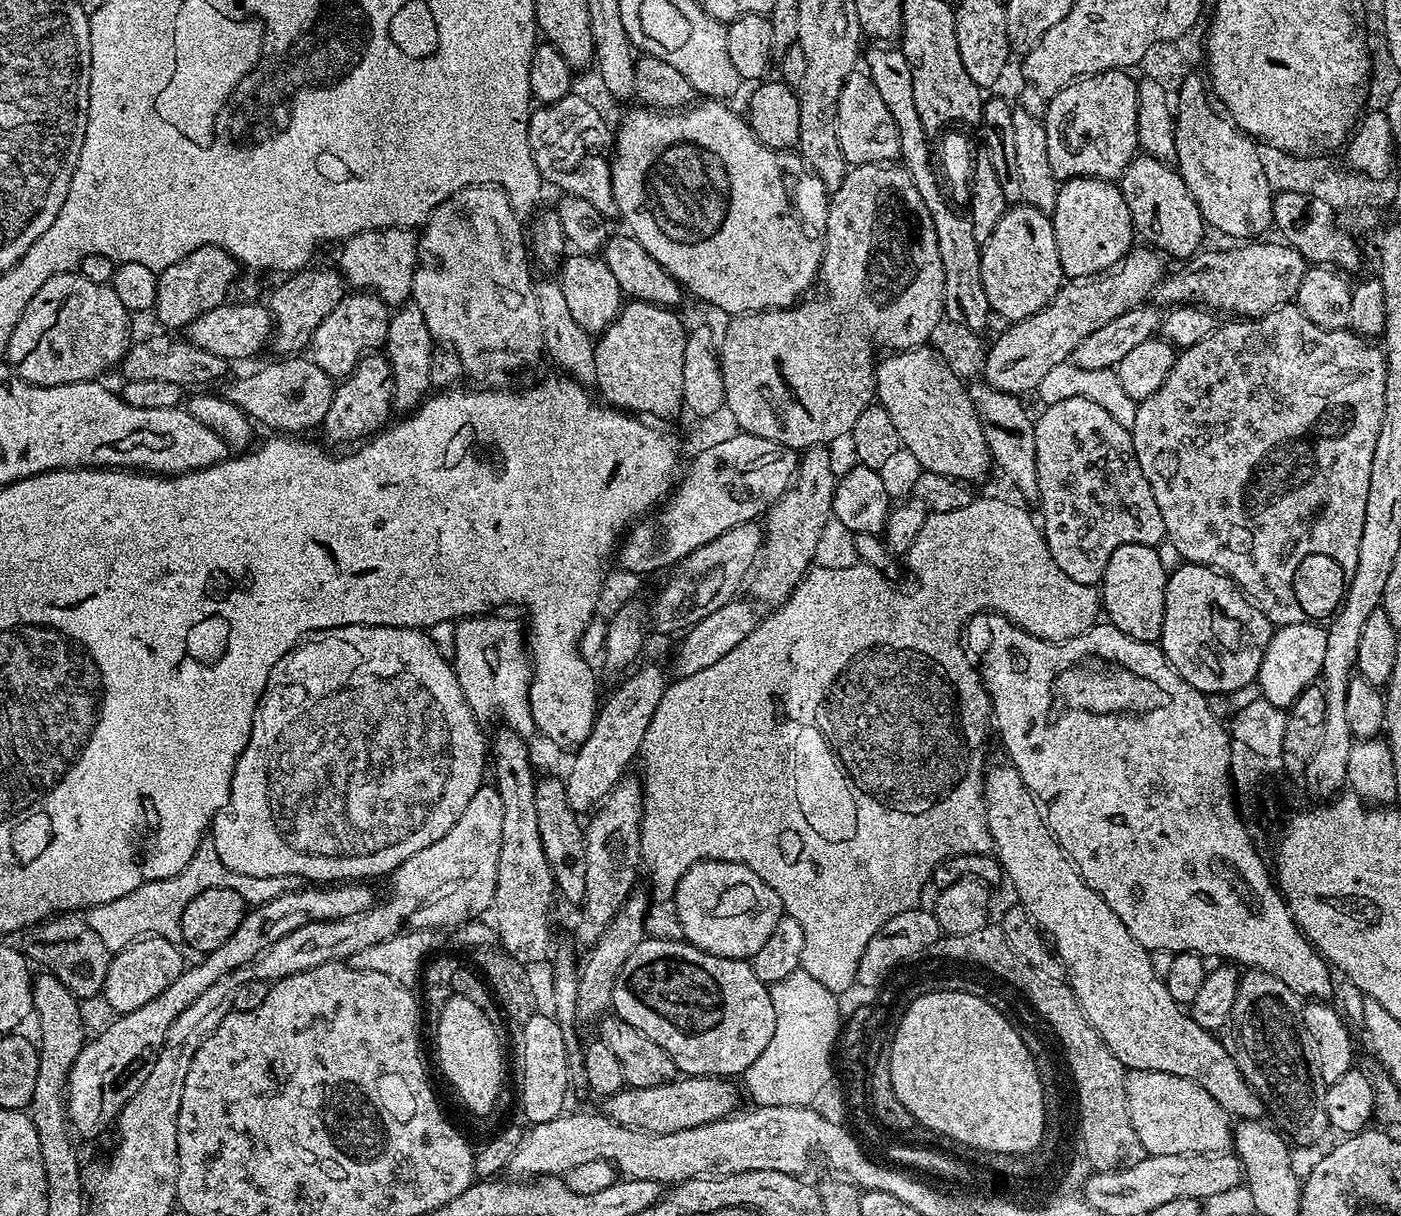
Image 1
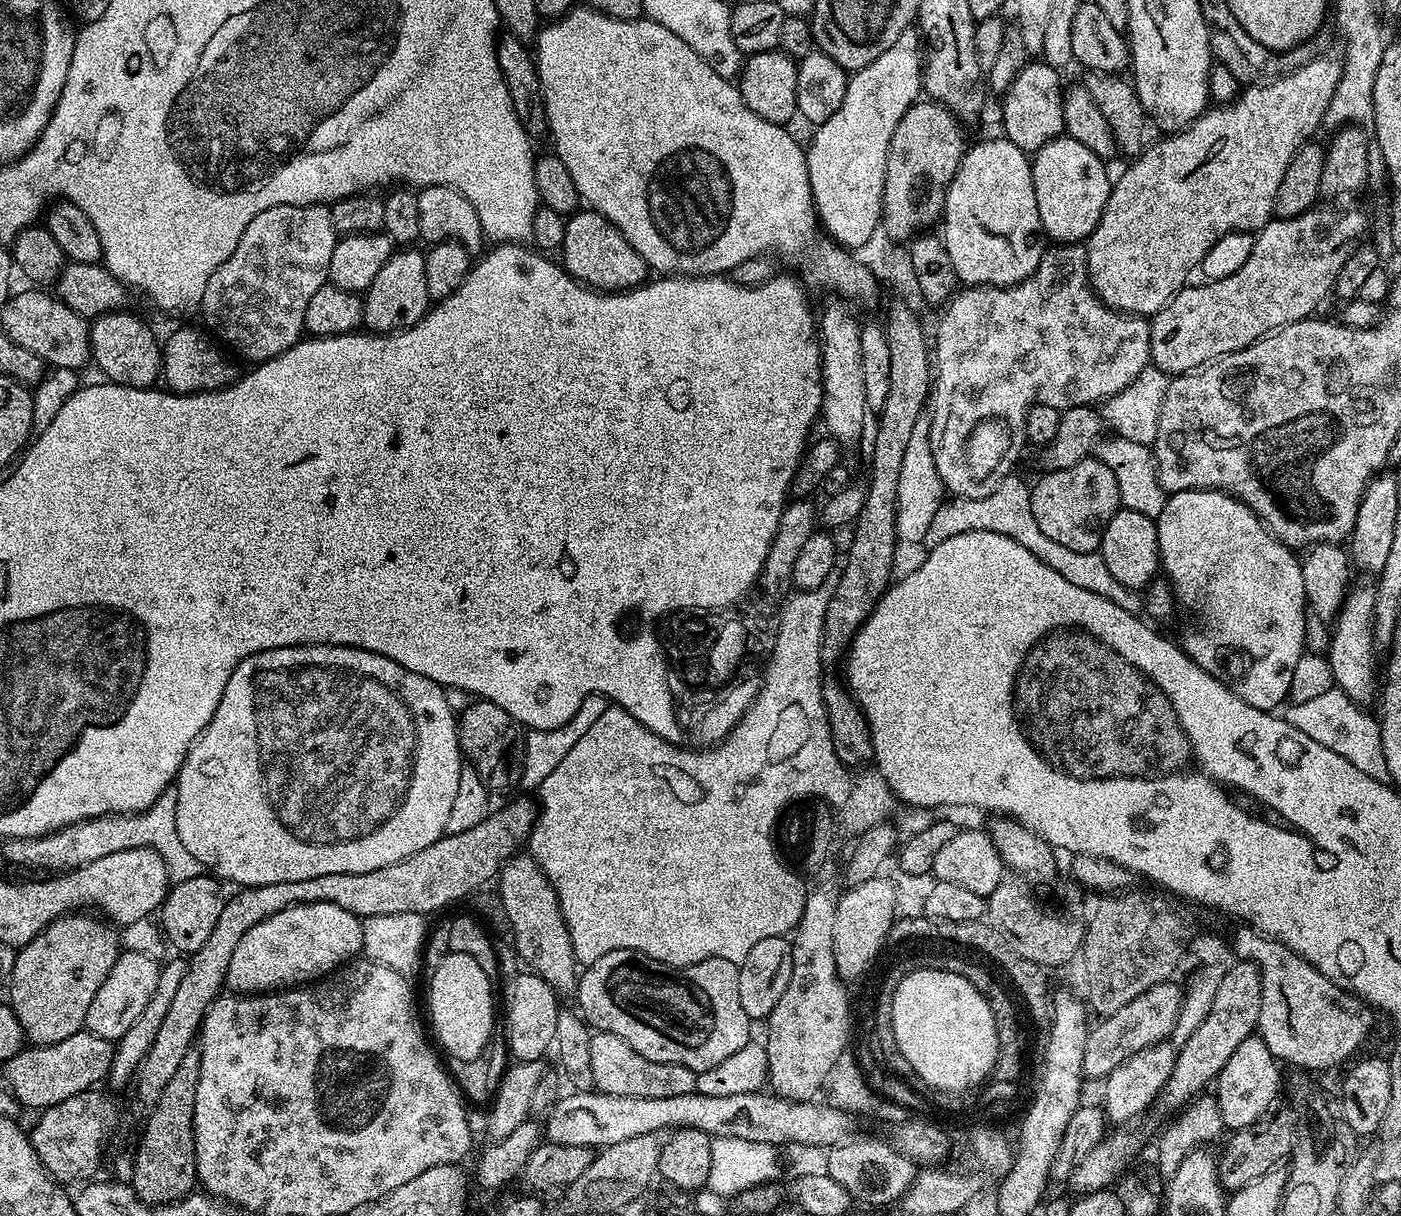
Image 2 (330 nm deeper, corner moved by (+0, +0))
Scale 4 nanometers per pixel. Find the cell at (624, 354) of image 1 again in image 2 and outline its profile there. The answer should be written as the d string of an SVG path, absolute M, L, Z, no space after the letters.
M577 210L567 217L562 255L562 267L574 279L601 292L626 292L629 288L639 288L650 276L642 254L638 254L622 230L600 212Z

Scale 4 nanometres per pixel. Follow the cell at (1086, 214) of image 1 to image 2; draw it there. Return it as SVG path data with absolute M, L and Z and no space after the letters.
M1061 134L1037 150L1031 157L1031 162L1043 235L1057 245L1087 241L1098 226L1112 193L1113 181L1110 176L1108 180L1108 172L1104 169L1105 161L1086 150L1082 142L1074 142L1074 138Z

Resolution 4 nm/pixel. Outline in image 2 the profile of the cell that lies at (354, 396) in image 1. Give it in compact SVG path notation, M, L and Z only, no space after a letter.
M404 246L393 251L392 257L374 274L364 298L363 327L372 334L400 332L417 324L430 311L430 297L426 286L425 253L416 246Z

